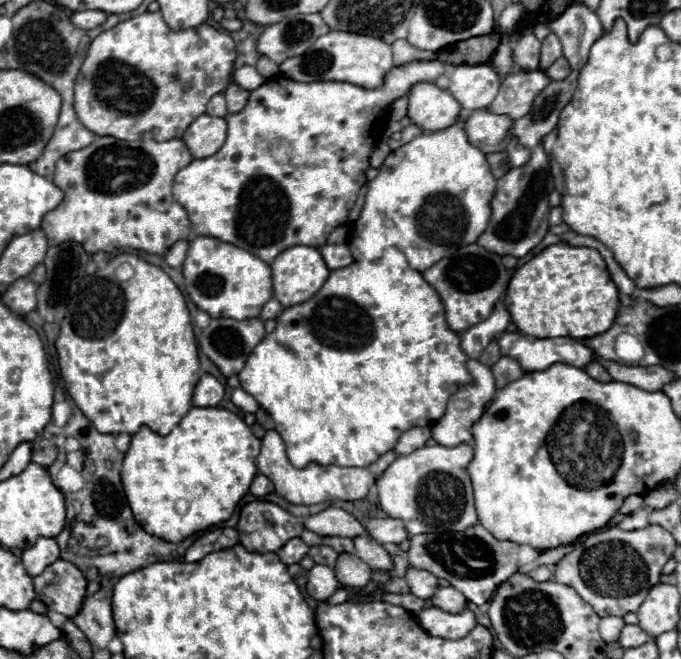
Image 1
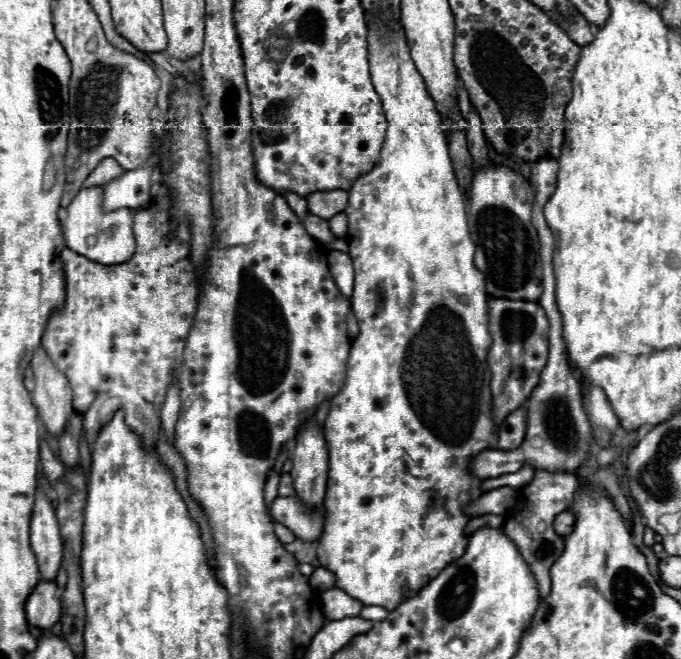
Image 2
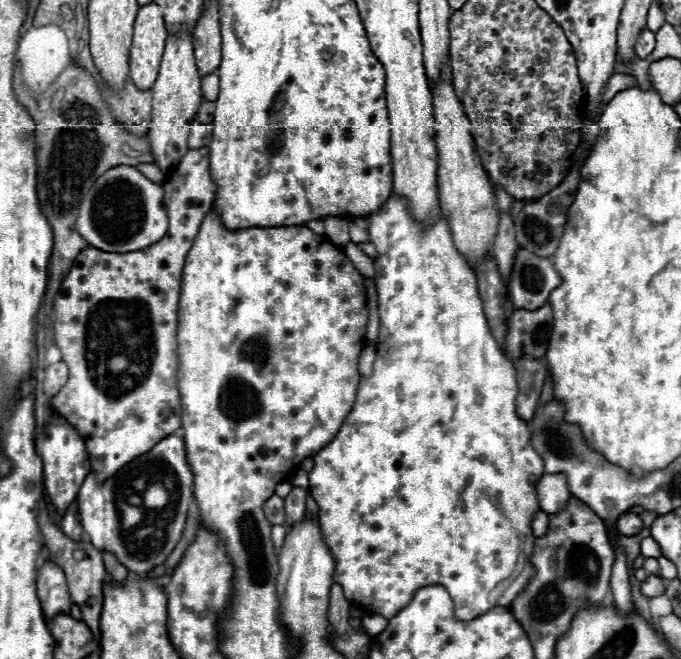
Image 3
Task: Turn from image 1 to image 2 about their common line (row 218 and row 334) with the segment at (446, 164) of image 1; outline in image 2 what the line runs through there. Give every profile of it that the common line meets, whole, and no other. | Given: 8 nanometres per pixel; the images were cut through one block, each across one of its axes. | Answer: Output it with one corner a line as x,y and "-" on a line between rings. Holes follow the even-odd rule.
380,10
372,18
368,18
368,50
370,50
370,72
376,92
382,98
384,114
388,118
388,132
386,140
380,152
380,162
366,174
358,176
348,190
348,248
354,262
354,294
350,298
356,320
358,320
358,336
352,340
348,364
346,364
346,380
340,392
330,402
330,412
324,422
324,434
328,440
328,452
330,452
330,470
328,470
328,488
324,498
324,510
326,510
326,524
324,524
324,538
320,538
318,544
318,560
320,566
334,572
336,576
336,588
348,592
350,596
358,598
366,606
384,606
386,610
394,610
400,602
404,602
408,596
406,592
418,592
422,590
444,566
448,566
452,560
460,558
464,554
468,536
464,536
464,526
470,520
470,516
462,514
462,508
476,500
482,492
478,490
480,480
472,478
468,474
468,458
476,456
482,450
496,448
496,426
492,422
492,394
490,394
490,370
486,362
488,346
492,344
492,338
488,334
488,312
486,312
486,300
488,294
484,290
484,274
474,266
474,242
468,232
466,224
466,208
464,208
464,192
458,186
458,180
454,176
452,160
448,156
448,142
446,134
442,130
442,120
436,110
436,104
432,96
426,90
426,82
416,70
410,48
406,44
406,32
404,26
394,18
392,10

